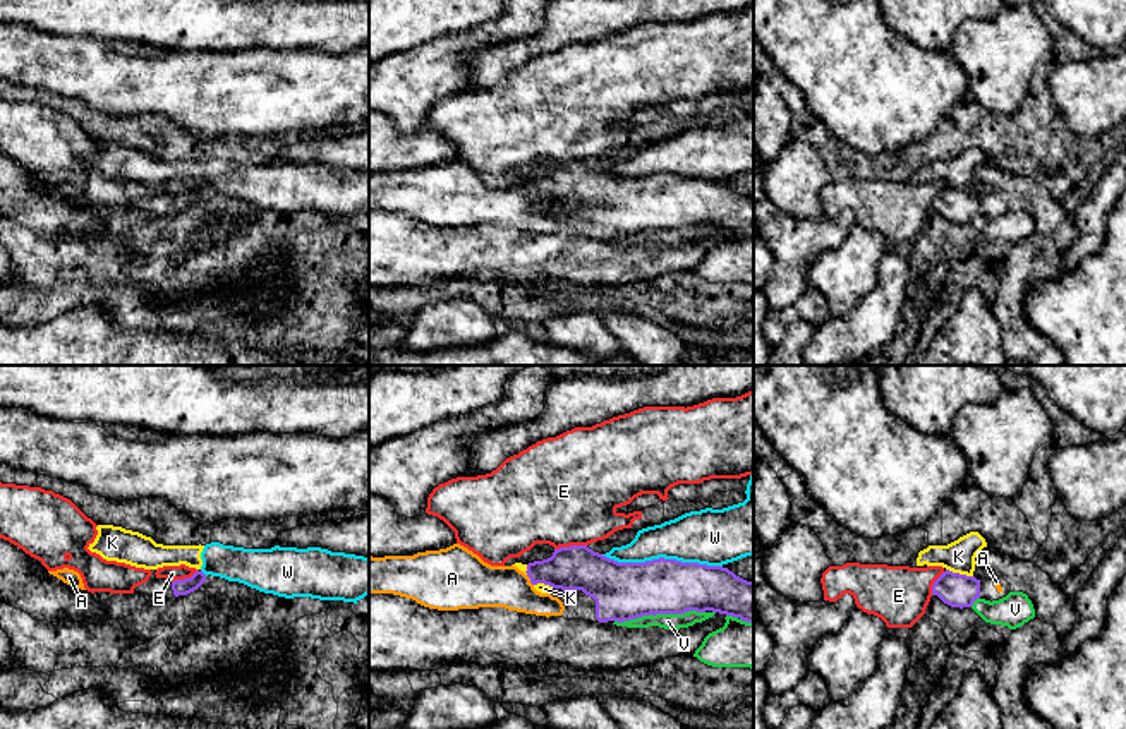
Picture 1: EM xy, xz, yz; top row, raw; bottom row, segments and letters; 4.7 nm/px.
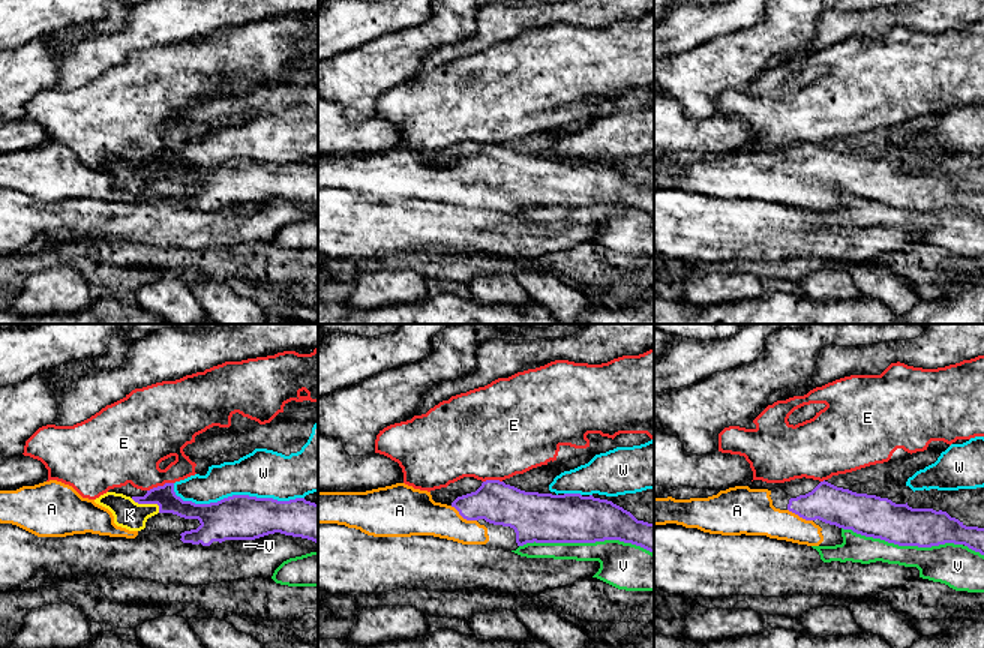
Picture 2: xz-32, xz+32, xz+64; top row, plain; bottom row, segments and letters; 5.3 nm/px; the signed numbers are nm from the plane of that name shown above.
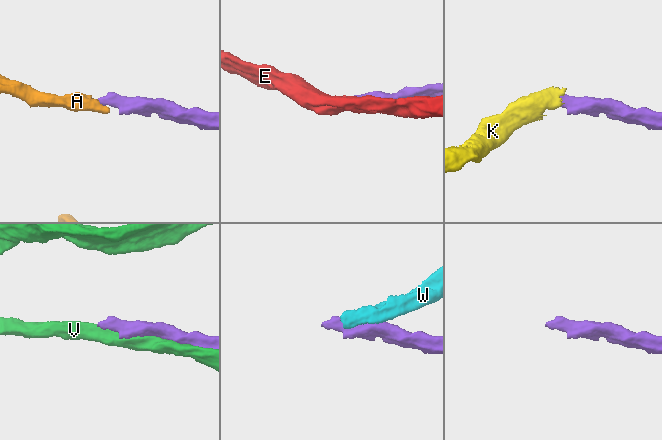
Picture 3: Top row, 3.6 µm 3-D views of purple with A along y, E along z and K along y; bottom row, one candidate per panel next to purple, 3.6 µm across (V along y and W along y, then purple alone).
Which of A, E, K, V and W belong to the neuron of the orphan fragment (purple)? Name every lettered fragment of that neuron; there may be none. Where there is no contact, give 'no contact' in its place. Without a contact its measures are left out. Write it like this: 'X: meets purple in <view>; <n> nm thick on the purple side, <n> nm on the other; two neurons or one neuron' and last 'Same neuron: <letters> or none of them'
A: meets purple in xz; 200 nm thick on the purple side, 220 nm on the other; one neuron
E: meets purple in xz; 220 nm thick on the purple side, 500 nm on the other; two neurons
K: meets purple in yz; 160 nm thick on the purple side, 150 nm on the other; two neurons
V: meets purple in xz; 280 nm thick on the purple side, 80 nm on the other; two neurons
W: meets purple in xz; 280 nm thick on the purple side, 260 nm on the other; two neurons
Same neuron: A

